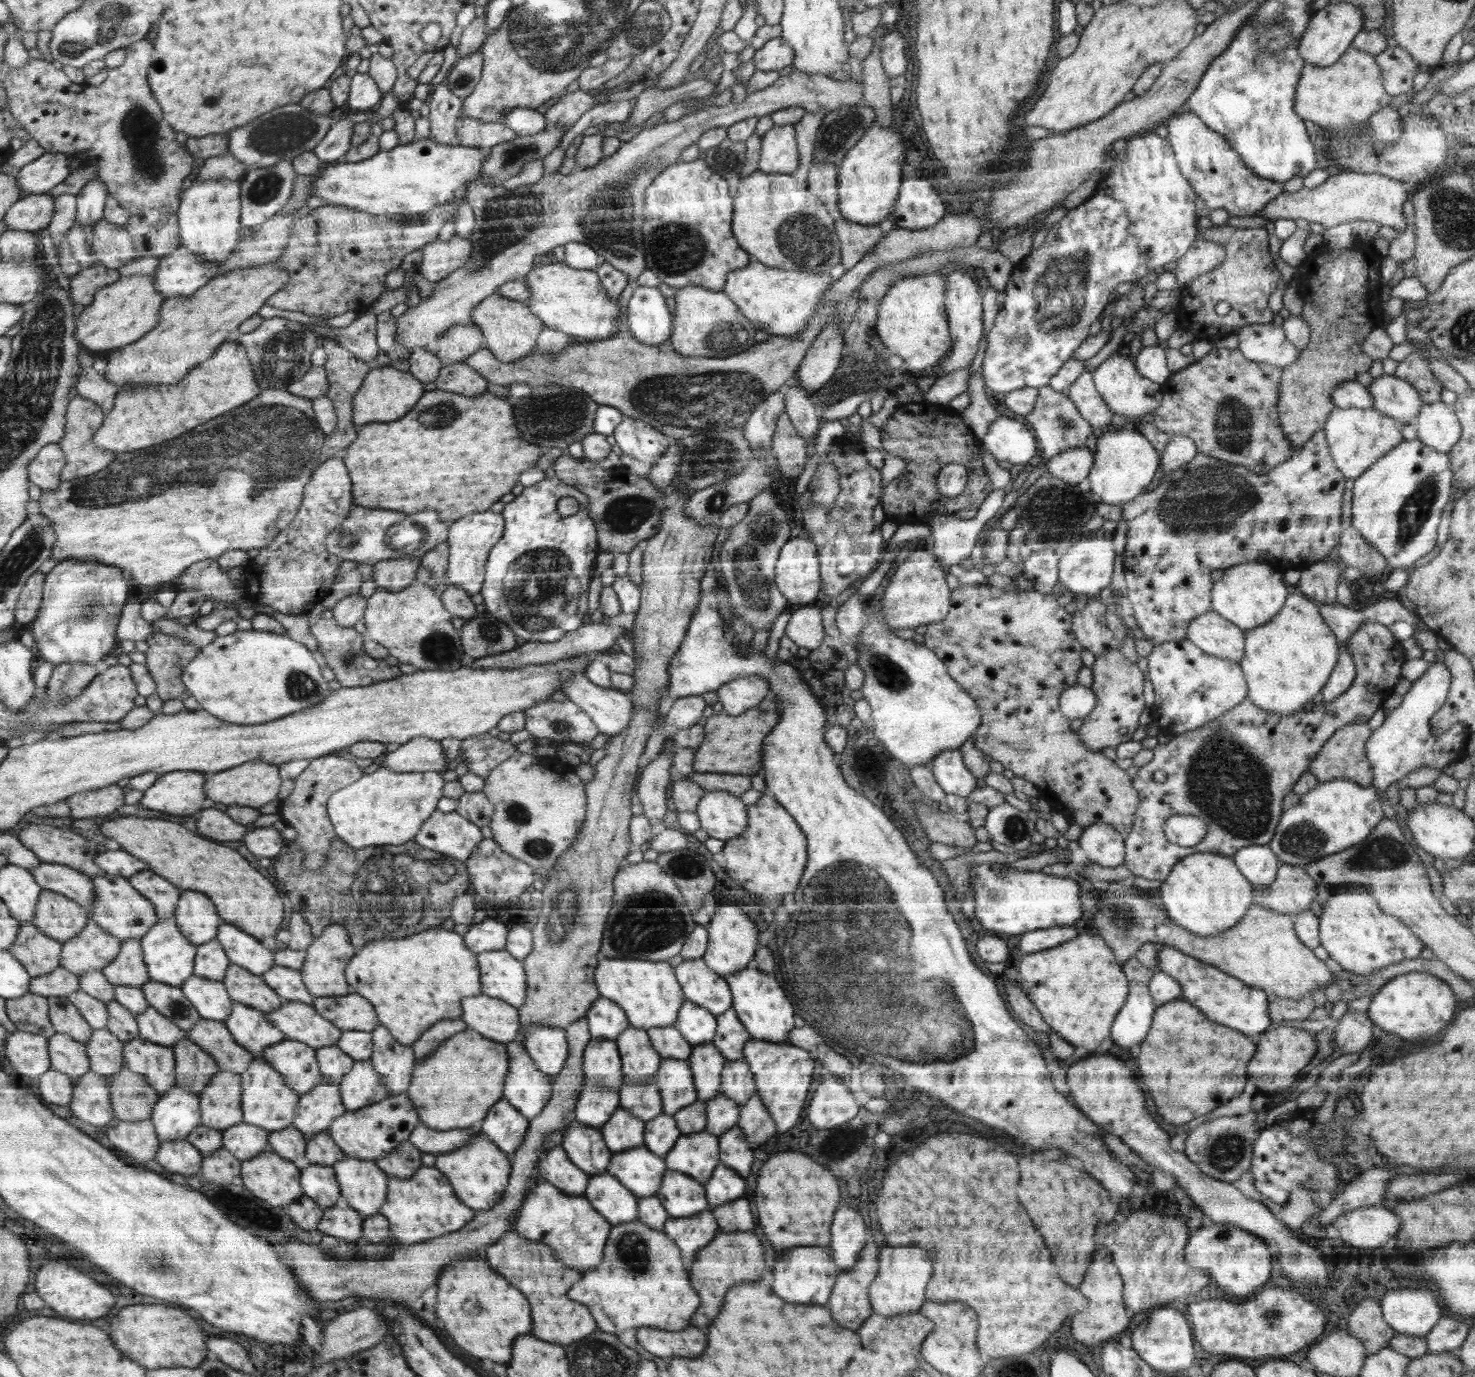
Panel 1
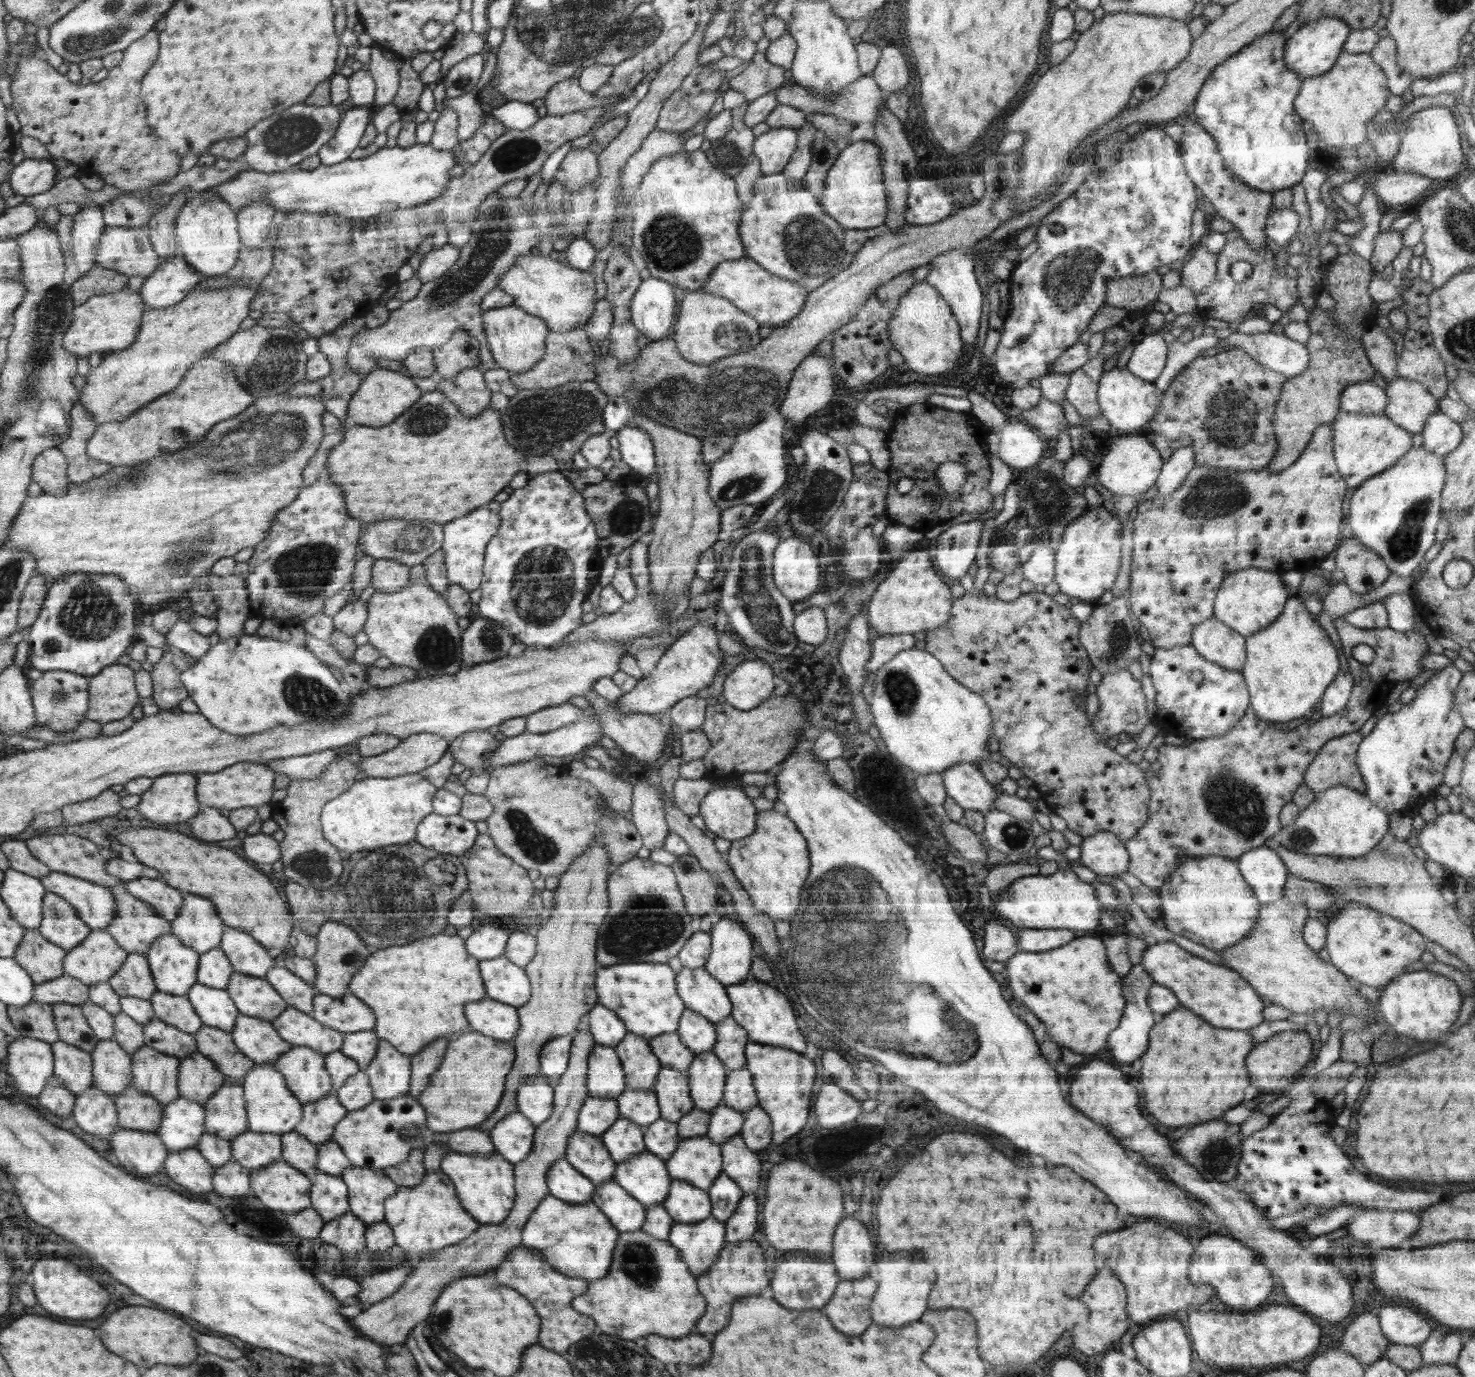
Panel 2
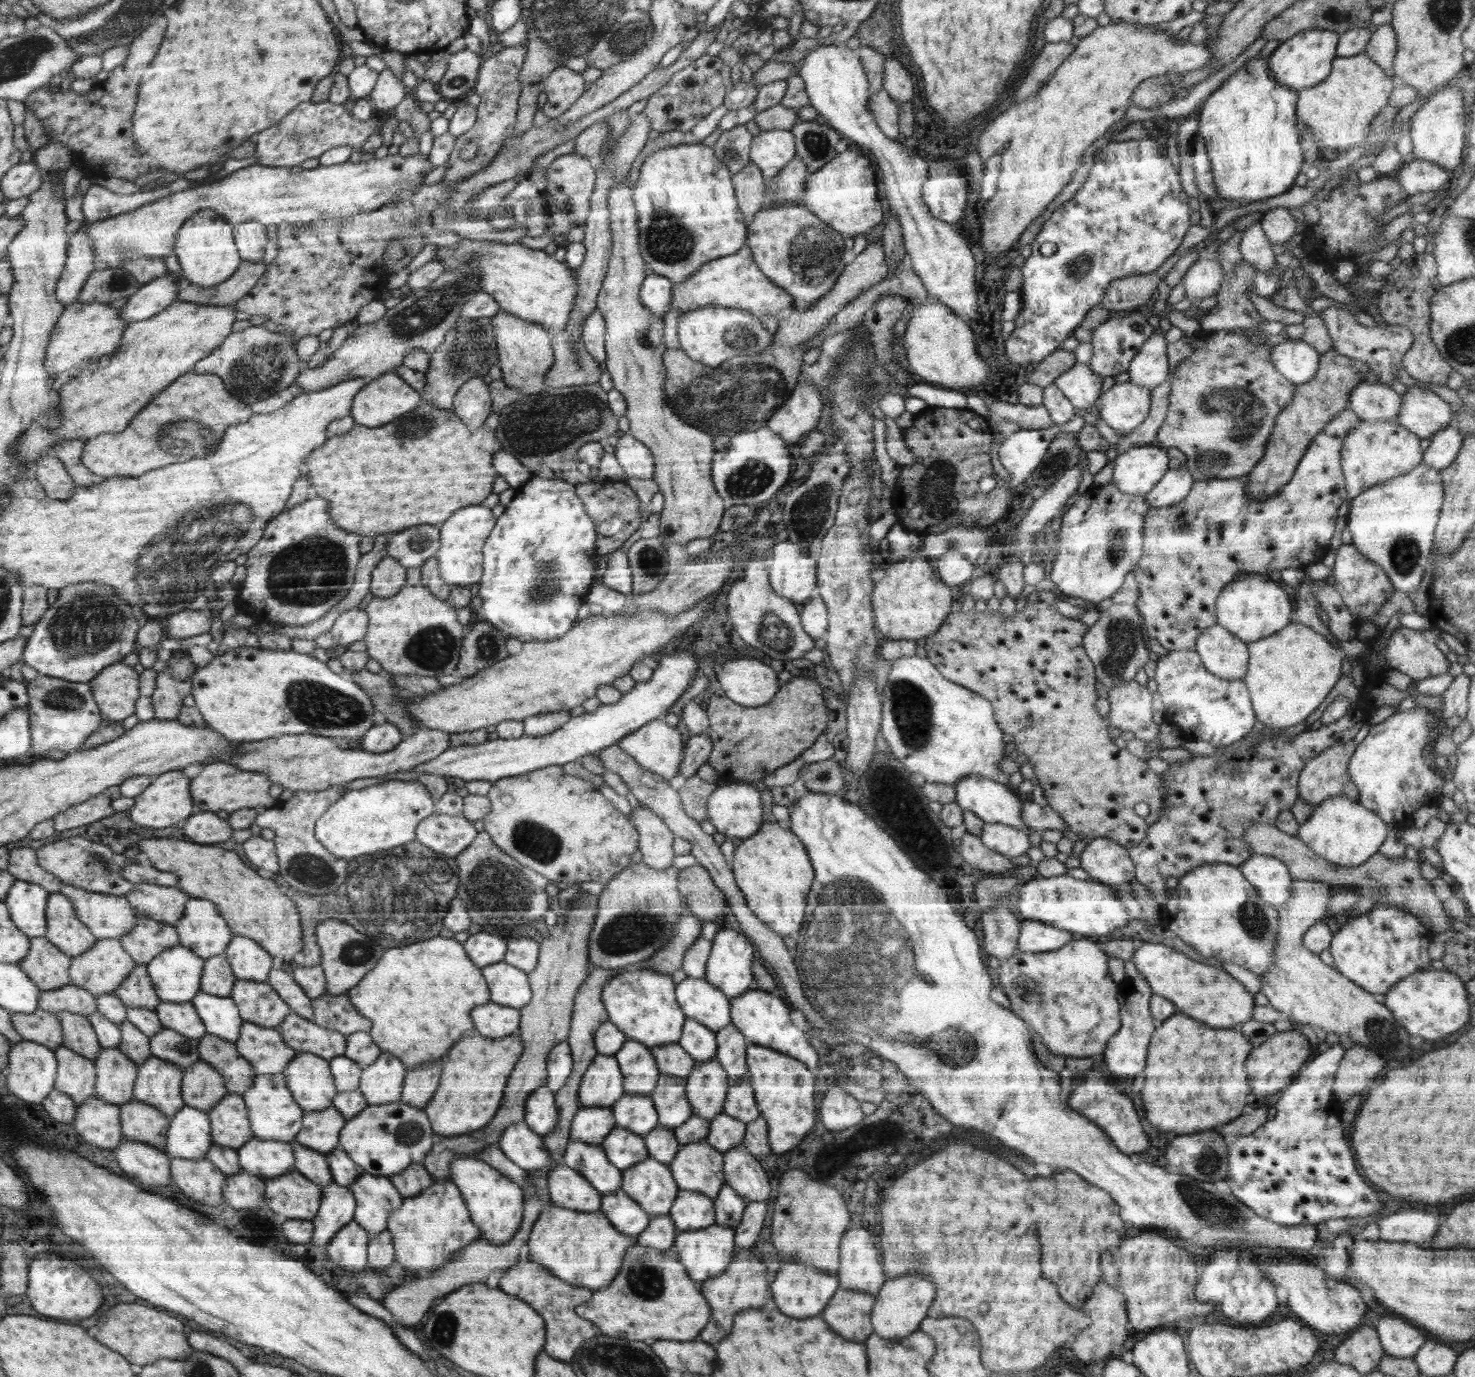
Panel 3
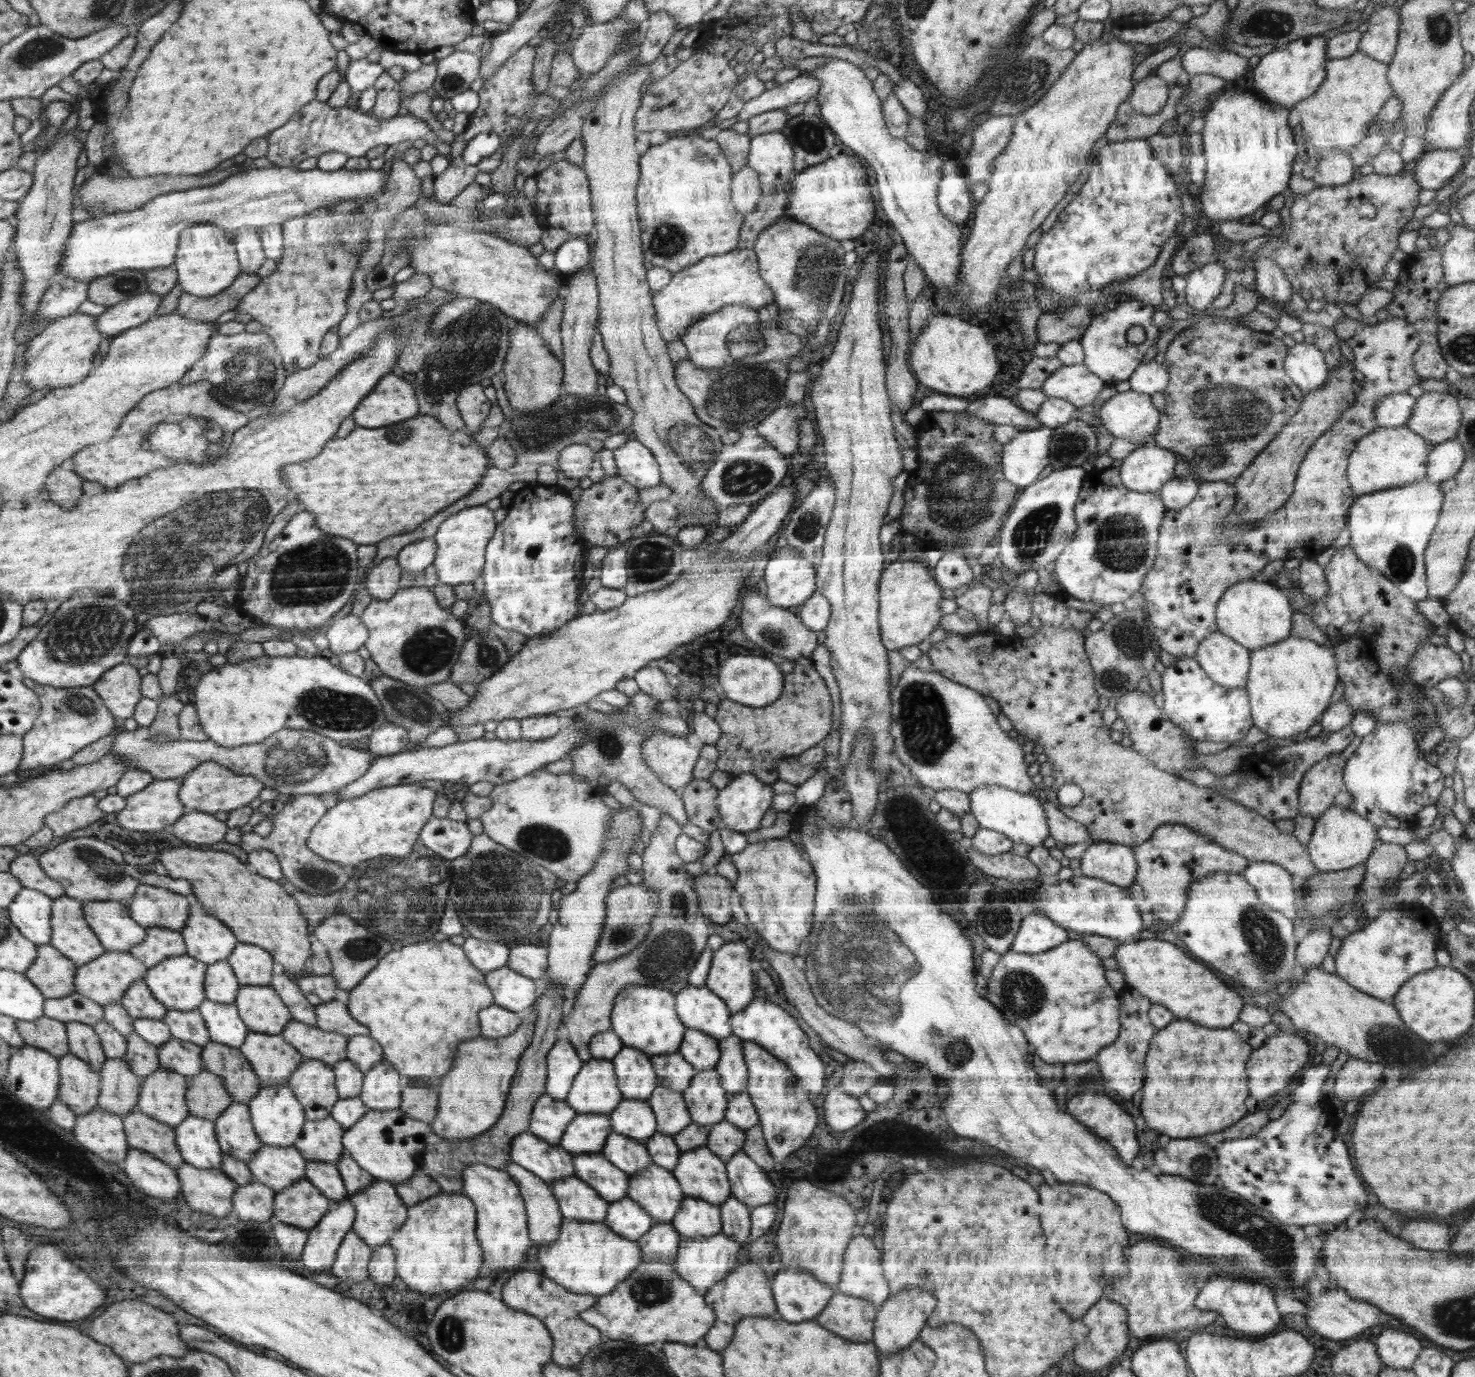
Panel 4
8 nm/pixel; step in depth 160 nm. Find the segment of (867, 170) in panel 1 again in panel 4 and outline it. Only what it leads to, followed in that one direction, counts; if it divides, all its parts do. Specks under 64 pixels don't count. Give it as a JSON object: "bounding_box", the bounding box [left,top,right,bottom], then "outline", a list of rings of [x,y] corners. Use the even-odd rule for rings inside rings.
{"bounding_box":[784,154,874,240],"outline":[[[846,154],[796,172],[792,193],[788,196],[784,217],[809,224],[813,229],[836,240],[862,236],[874,218],[874,200],[866,182],[866,170],[855,157]]]}

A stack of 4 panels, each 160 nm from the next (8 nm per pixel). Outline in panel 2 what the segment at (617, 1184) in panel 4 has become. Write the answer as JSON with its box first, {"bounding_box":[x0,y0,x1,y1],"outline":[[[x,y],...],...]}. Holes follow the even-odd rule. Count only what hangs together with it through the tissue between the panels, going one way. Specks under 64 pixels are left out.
{"bounding_box":[567,1131,617,1186],"outline":[[[576,1131],[567,1147],[567,1161],[596,1186],[613,1178],[617,1163],[604,1147],[601,1135]]]}

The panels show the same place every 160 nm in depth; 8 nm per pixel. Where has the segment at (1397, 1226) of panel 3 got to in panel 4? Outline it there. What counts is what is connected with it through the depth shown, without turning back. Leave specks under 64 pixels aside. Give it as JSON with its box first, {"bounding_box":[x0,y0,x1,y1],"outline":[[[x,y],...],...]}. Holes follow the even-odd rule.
{"bounding_box":[1400,1220,1452,1250],"outline":[[[1420,1220],[1420,1222],[1410,1222],[1402,1228],[1400,1238],[1406,1242],[1412,1242],[1416,1248],[1428,1248],[1428,1250],[1448,1250],[1452,1234],[1446,1226],[1430,1222],[1430,1220]]]}

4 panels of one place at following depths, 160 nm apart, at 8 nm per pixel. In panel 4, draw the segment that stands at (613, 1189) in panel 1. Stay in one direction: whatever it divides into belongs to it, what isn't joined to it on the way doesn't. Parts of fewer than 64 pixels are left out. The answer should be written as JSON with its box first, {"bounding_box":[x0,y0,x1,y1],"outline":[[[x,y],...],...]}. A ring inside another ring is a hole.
{"bounding_box":[604,1196,656,1241],"outline":[[[626,1196],[610,1203],[604,1221],[616,1234],[638,1241],[652,1228],[656,1220],[639,1203]]]}

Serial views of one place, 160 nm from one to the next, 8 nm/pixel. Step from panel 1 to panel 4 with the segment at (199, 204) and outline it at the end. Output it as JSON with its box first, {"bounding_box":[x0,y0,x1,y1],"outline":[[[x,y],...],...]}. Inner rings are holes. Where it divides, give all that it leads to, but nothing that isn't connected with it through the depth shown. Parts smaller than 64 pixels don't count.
{"bounding_box":[174,223,240,297],"outline":[[[210,223],[192,225],[184,230],[178,240],[179,248],[176,252],[174,265],[177,279],[184,293],[199,297],[214,297],[215,294],[226,291],[240,277],[240,263],[238,251],[226,232],[220,226]]]}

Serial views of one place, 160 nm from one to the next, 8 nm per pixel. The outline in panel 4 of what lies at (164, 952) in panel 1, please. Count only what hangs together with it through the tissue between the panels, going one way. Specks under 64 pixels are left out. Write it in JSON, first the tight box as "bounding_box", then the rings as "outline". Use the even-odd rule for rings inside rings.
{"bounding_box":[143,954,208,1012],"outline":[[[188,954],[170,957],[148,970],[143,978],[150,987],[152,994],[163,1003],[168,1010],[184,1012],[199,1010],[206,1001],[206,972],[208,964]]]}

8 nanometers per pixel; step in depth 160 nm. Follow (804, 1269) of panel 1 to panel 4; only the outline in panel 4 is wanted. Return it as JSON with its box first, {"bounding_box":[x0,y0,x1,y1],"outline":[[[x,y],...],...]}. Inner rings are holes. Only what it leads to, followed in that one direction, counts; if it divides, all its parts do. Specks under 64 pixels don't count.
{"bounding_box":[772,1267,837,1322],"outline":[[[787,1267],[772,1281],[776,1306],[788,1322],[804,1322],[822,1313],[837,1291],[802,1269]]]}

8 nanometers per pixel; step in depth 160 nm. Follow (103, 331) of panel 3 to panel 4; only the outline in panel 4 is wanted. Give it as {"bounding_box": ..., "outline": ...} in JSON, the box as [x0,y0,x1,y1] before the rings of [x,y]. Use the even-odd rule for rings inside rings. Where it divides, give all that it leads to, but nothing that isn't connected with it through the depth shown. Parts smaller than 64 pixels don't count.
{"bounding_box":[26,311,102,390],"outline":[[[74,311],[67,317],[52,320],[42,333],[30,342],[27,352],[26,383],[34,390],[58,390],[62,387],[79,385],[84,376],[91,372],[92,358],[102,342],[102,333],[96,326],[97,317]]]}

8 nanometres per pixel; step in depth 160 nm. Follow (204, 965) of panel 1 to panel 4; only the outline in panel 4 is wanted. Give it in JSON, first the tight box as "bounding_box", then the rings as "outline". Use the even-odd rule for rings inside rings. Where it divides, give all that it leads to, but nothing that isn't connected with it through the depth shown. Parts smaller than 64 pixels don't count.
{"bounding_box":[206,960,240,1004],"outline":[[[227,960],[214,962],[206,972],[206,1000],[219,1004],[234,1004],[240,983]]]}

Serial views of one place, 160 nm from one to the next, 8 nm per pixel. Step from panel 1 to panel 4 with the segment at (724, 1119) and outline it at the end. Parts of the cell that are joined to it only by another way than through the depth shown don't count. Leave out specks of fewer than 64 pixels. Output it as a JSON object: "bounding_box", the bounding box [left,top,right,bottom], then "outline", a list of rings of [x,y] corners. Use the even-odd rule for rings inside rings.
{"bounding_box":[705,1122,747,1162],"outline":[[[719,1122],[710,1127],[705,1147],[719,1155],[724,1162],[730,1161],[737,1153],[736,1150],[740,1150],[742,1144],[745,1144],[747,1134],[744,1134],[744,1129],[731,1122]]]}

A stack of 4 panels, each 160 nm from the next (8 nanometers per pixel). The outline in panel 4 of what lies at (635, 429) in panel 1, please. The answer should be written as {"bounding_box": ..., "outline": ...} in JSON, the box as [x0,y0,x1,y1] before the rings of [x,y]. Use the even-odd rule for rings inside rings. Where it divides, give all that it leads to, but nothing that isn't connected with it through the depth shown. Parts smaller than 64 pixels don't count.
{"bounding_box":[613,439,662,489],"outline":[[[630,439],[613,451],[617,474],[641,489],[662,483],[659,462],[650,448]]]}

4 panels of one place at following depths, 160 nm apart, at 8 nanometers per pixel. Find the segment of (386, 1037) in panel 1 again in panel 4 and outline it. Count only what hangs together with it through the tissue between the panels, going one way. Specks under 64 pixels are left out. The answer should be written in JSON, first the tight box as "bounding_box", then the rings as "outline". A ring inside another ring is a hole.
{"bounding_box":[359,1059,403,1110],"outline":[[[382,1059],[364,1073],[359,1097],[372,1110],[392,1110],[401,1105],[403,1087],[401,1074]]]}

